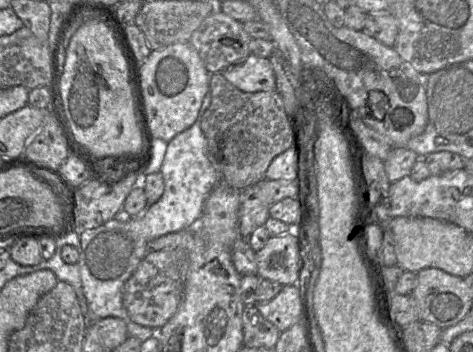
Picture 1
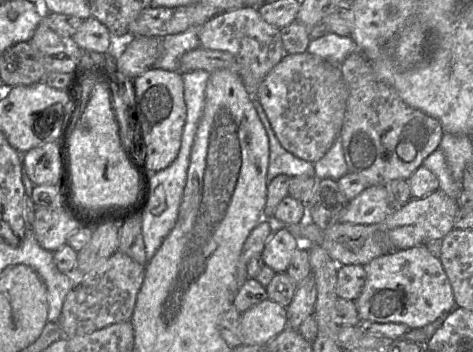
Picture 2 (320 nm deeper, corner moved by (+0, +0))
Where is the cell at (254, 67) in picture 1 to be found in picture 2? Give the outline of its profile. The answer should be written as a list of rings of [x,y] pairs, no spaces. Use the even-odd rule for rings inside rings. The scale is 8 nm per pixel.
[[[308,51],[287,54],[261,82],[257,98],[282,147],[315,163],[331,148],[342,129],[348,89],[339,65]]]

